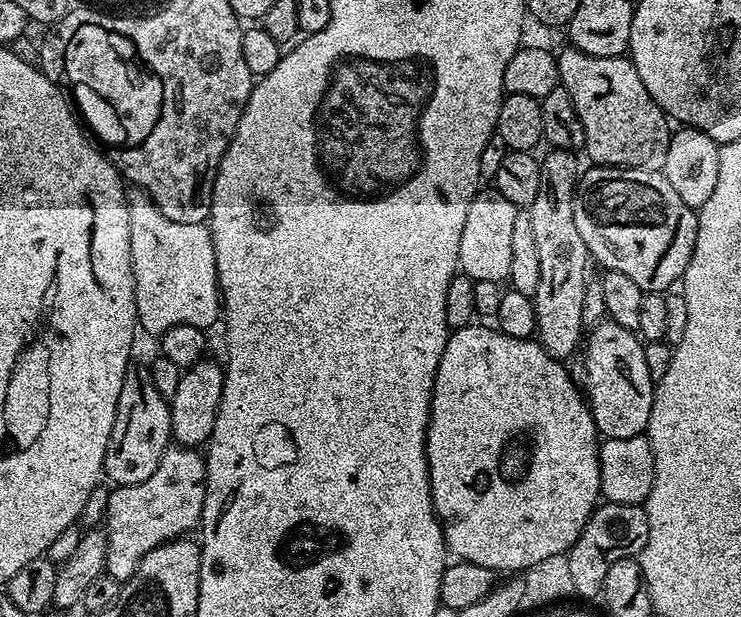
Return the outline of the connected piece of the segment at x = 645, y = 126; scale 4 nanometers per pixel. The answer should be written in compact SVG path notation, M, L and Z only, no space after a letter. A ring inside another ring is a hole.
M565 47L564 53L559 53L556 65L560 71L560 84L570 94L572 105L576 108L578 118L582 122L582 130L584 131L583 151L588 152L588 156L592 159L591 163L596 166L607 166L609 168L641 168L642 170L650 170L651 172L659 172L663 169L666 162L666 150L670 146L670 138L672 132L669 117L658 106L658 102L654 102L654 98L650 94L650 90L646 90L646 86L642 86L642 78L638 78L638 70L632 65L631 59L627 55L623 56L588 56L585 52L579 52L577 48Z

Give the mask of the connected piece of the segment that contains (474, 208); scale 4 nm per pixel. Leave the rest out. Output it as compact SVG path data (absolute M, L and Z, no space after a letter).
M477 191L470 202L470 211L466 213L466 226L462 226L462 242L458 246L459 271L473 282L481 280L500 284L507 281L510 274L510 233L514 231L518 209L514 202L502 198L500 192L484 191Z

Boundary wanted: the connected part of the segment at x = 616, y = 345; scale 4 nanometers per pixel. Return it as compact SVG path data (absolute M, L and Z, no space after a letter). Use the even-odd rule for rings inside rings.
M607 318L601 320L592 333L587 333L582 348L584 380L588 383L586 399L592 410L597 433L604 440L645 435L650 422L654 381L650 370L646 370L644 344L633 329L618 326Z

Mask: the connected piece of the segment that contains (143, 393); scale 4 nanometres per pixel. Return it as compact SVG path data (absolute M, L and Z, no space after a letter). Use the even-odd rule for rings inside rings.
M129 370L122 382L122 394L118 394L118 410L114 414L114 430L110 430L110 442L106 446L106 458L104 459L103 475L108 476L113 485L133 484L134 482L146 482L154 470L158 470L158 462L162 462L162 454L173 443L172 439L172 415L168 409L169 401L162 395L152 382L151 375L147 371L136 372Z

